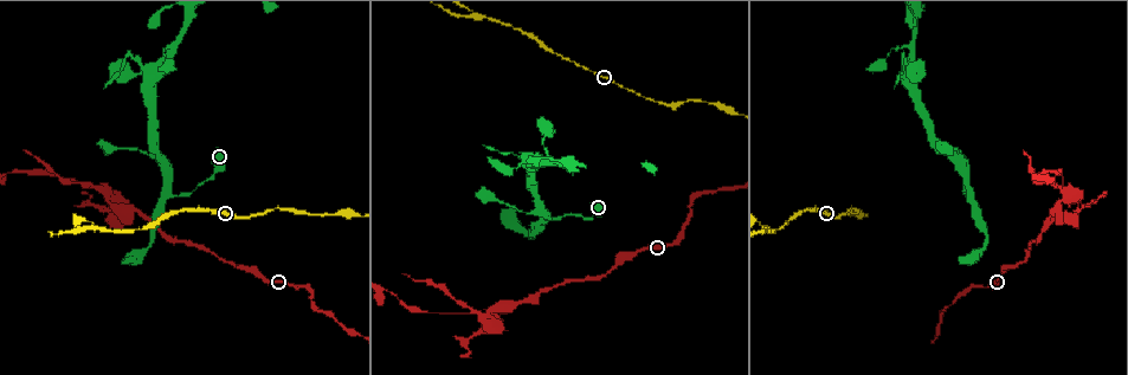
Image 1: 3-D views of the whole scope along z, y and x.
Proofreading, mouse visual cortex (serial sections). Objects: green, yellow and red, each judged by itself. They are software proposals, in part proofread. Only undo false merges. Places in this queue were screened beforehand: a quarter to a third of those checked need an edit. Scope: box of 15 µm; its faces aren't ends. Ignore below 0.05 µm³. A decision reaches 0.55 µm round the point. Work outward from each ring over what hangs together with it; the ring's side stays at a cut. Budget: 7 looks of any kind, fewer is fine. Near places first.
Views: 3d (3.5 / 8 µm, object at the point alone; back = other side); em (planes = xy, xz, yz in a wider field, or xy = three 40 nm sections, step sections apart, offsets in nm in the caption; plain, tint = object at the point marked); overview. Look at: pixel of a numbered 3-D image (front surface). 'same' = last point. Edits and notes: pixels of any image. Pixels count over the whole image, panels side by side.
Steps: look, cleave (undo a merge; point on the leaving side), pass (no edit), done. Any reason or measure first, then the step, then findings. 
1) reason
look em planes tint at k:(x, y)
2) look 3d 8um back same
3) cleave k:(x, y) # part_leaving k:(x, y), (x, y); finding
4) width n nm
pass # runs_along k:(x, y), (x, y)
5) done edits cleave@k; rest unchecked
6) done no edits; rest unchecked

abrupt turn
look 3d 3.5um at 1:(1062, 186)

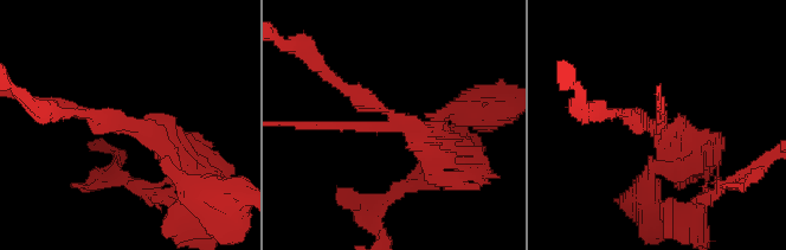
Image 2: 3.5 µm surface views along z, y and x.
arms 3; arm_widths 150, 150, 200 nm
look em xy step 3 plain at 2:(658, 129)

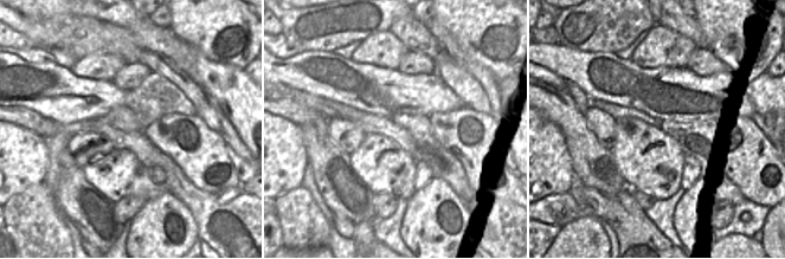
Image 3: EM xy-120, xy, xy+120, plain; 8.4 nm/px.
look em xy step 3 tint same

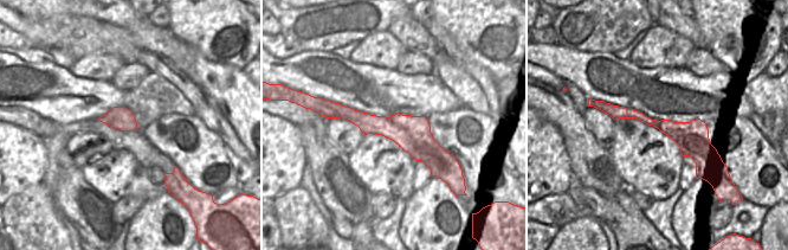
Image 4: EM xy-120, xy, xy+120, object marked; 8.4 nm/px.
cleave 2:(163, 199) # two cells meet here

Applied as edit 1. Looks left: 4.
see it whole again
look overview

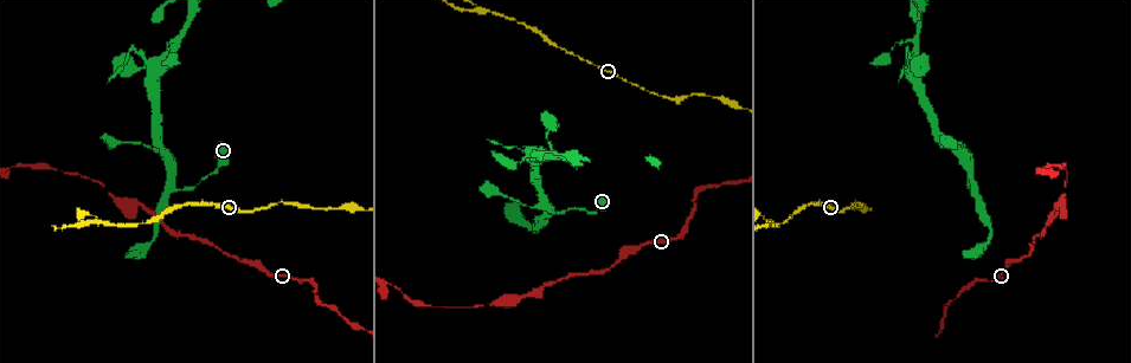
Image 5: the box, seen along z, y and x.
three arms meet
look 3d 8um at 5:(172, 188)

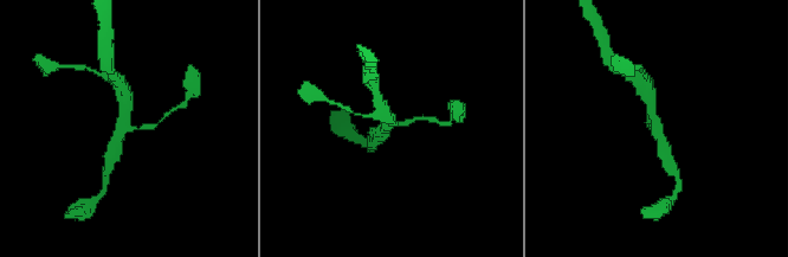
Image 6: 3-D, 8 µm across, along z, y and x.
look 3d 3.5um at 6:(655, 124)

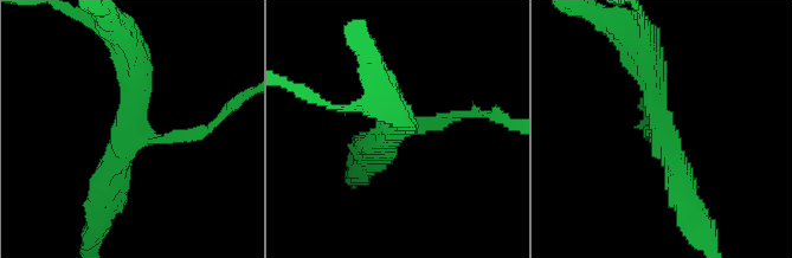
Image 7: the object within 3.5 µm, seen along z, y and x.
arms 3; arm_widths 150, 300, 350 nm
look em planes tint at 7:(141, 133)

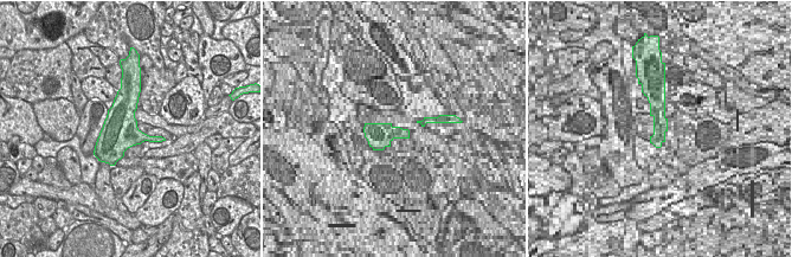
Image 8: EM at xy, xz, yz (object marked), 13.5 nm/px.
width 500 nm
pass # runs_along 7:(212, 126), (142, 137), (132, 64); continuous, no second cell

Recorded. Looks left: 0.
done edits cleave@2; rest unchecked

